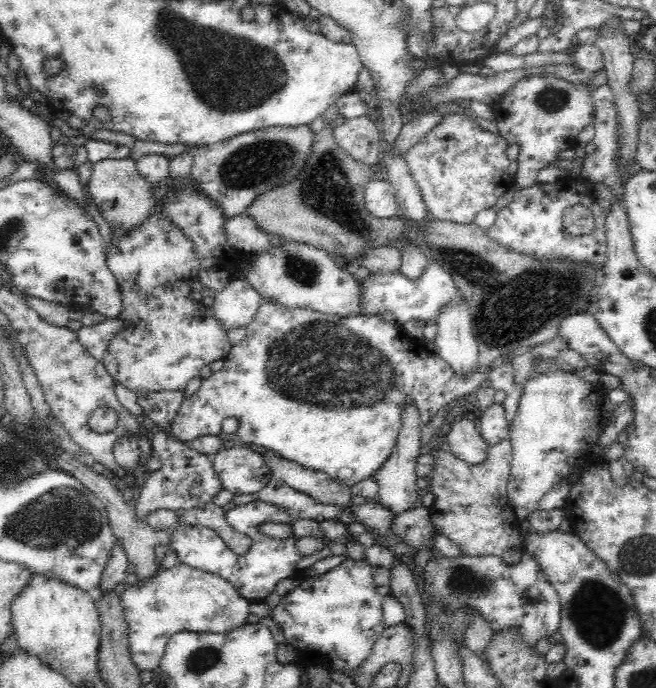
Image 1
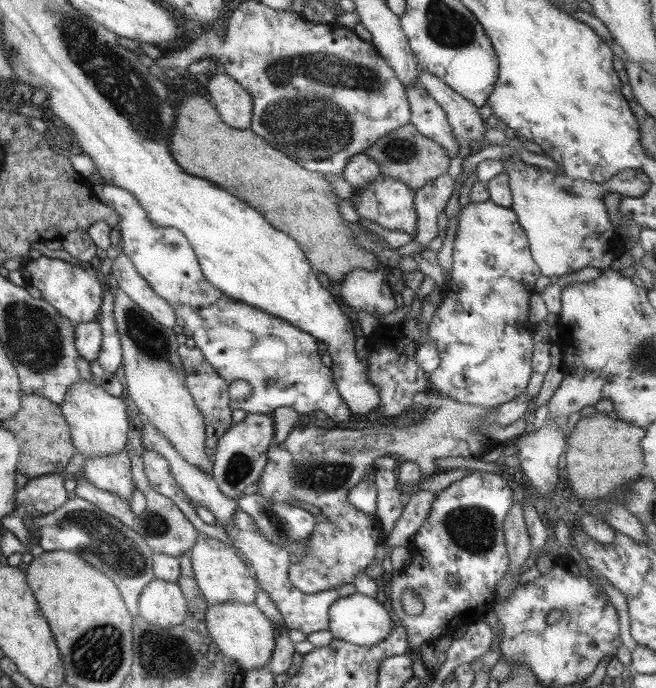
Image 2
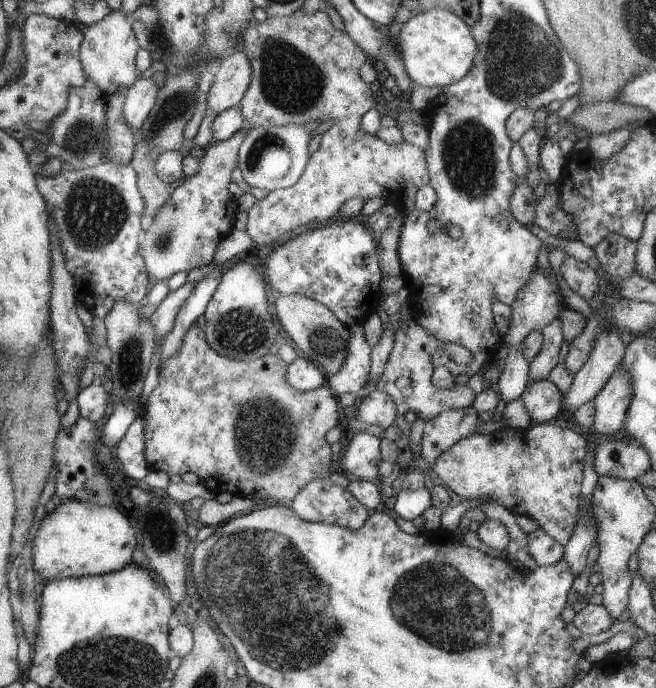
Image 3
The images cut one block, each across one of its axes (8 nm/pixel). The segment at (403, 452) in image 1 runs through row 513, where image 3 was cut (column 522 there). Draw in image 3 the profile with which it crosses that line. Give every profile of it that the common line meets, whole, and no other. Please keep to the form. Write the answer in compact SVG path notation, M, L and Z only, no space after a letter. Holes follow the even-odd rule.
M547 379L531 382L520 398L532 423L547 422L562 409L563 394Z

